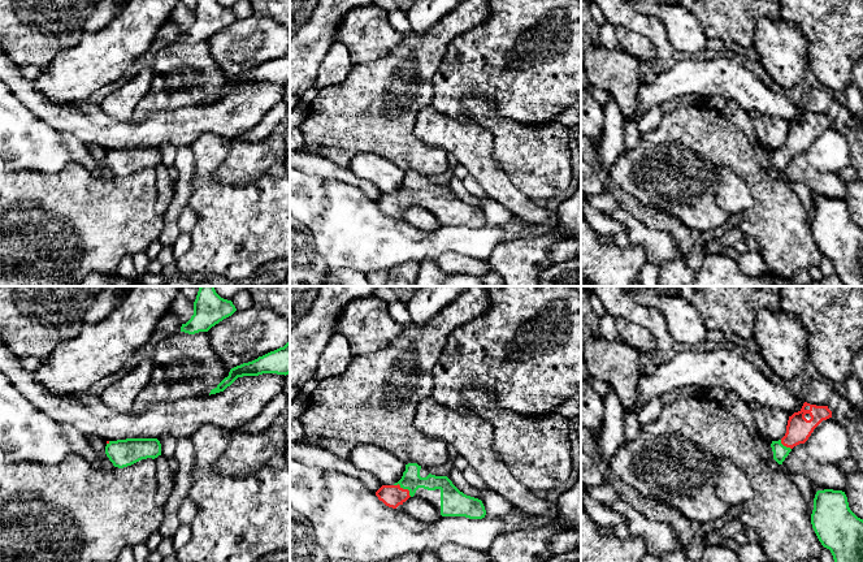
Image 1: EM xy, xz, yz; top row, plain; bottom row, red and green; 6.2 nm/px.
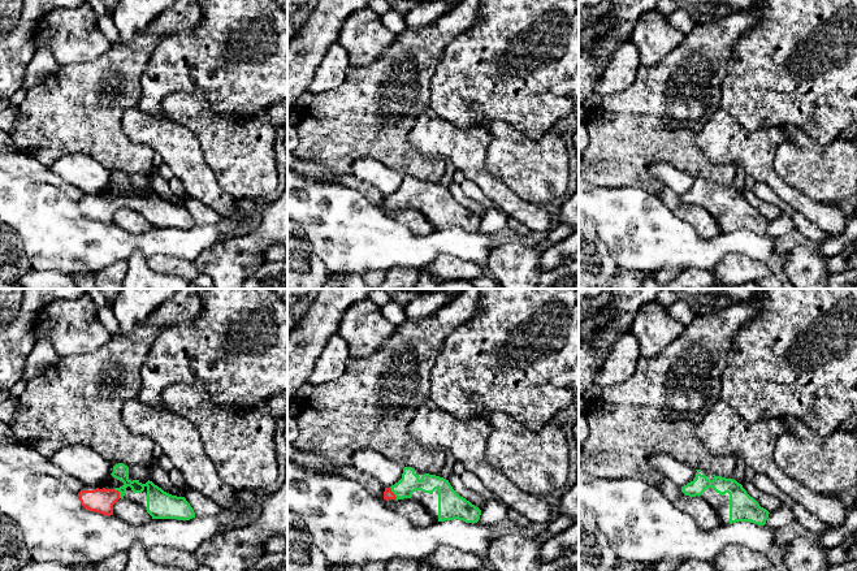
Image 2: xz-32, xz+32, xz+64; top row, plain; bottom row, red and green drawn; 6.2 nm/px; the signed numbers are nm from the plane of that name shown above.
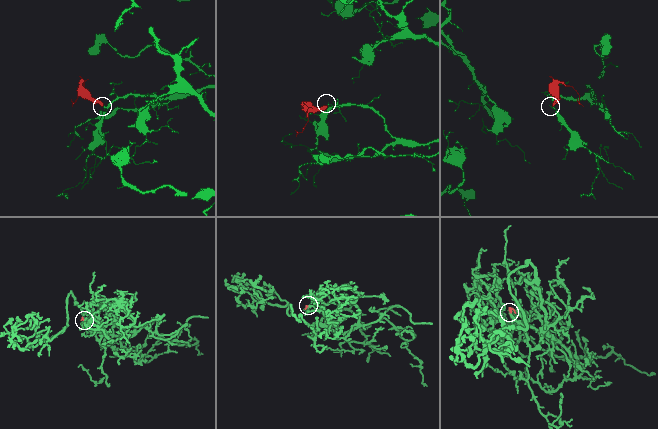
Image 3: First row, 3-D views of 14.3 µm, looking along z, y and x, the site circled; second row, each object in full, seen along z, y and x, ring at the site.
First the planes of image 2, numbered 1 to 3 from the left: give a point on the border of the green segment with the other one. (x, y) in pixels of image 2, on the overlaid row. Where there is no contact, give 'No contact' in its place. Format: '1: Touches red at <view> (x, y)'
1: Touches red at xz-32 (118, 493)
2: Touches red at xz+32 (393, 493)
3: No contact

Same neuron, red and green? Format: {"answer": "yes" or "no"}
{"answer": "yes"}

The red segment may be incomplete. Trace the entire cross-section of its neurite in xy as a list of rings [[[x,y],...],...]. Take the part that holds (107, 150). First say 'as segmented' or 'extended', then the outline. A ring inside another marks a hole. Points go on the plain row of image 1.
extended | [[[126,147],[107,150],[105,163],[114,176],[123,177],[142,168],[161,164],[161,152],[157,147]]]

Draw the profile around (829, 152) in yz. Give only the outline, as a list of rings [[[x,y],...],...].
[[[833,126],[823,129],[805,154],[810,167],[825,173],[838,173],[851,165],[847,140]]]

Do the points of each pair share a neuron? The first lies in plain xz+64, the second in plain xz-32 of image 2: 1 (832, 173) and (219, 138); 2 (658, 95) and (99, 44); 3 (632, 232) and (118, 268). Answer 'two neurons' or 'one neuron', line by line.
1: one neuron
2: two neurons
3: two neurons

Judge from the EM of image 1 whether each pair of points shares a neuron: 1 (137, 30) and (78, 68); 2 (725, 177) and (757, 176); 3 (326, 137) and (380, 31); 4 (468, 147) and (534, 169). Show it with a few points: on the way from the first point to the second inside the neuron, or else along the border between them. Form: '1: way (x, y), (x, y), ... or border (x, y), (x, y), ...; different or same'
1: way (122, 40), (105, 56), (92, 63); same
2: border (724, 165), (733, 169), (745, 181), (754, 204); different
3: border (393, 50), (381, 57), (354, 64); different
4: border (482, 126), (493, 138), (493, 159), (510, 181); different

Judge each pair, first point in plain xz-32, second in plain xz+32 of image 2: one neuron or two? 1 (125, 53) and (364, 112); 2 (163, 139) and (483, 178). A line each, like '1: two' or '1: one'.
1: one
2: one

